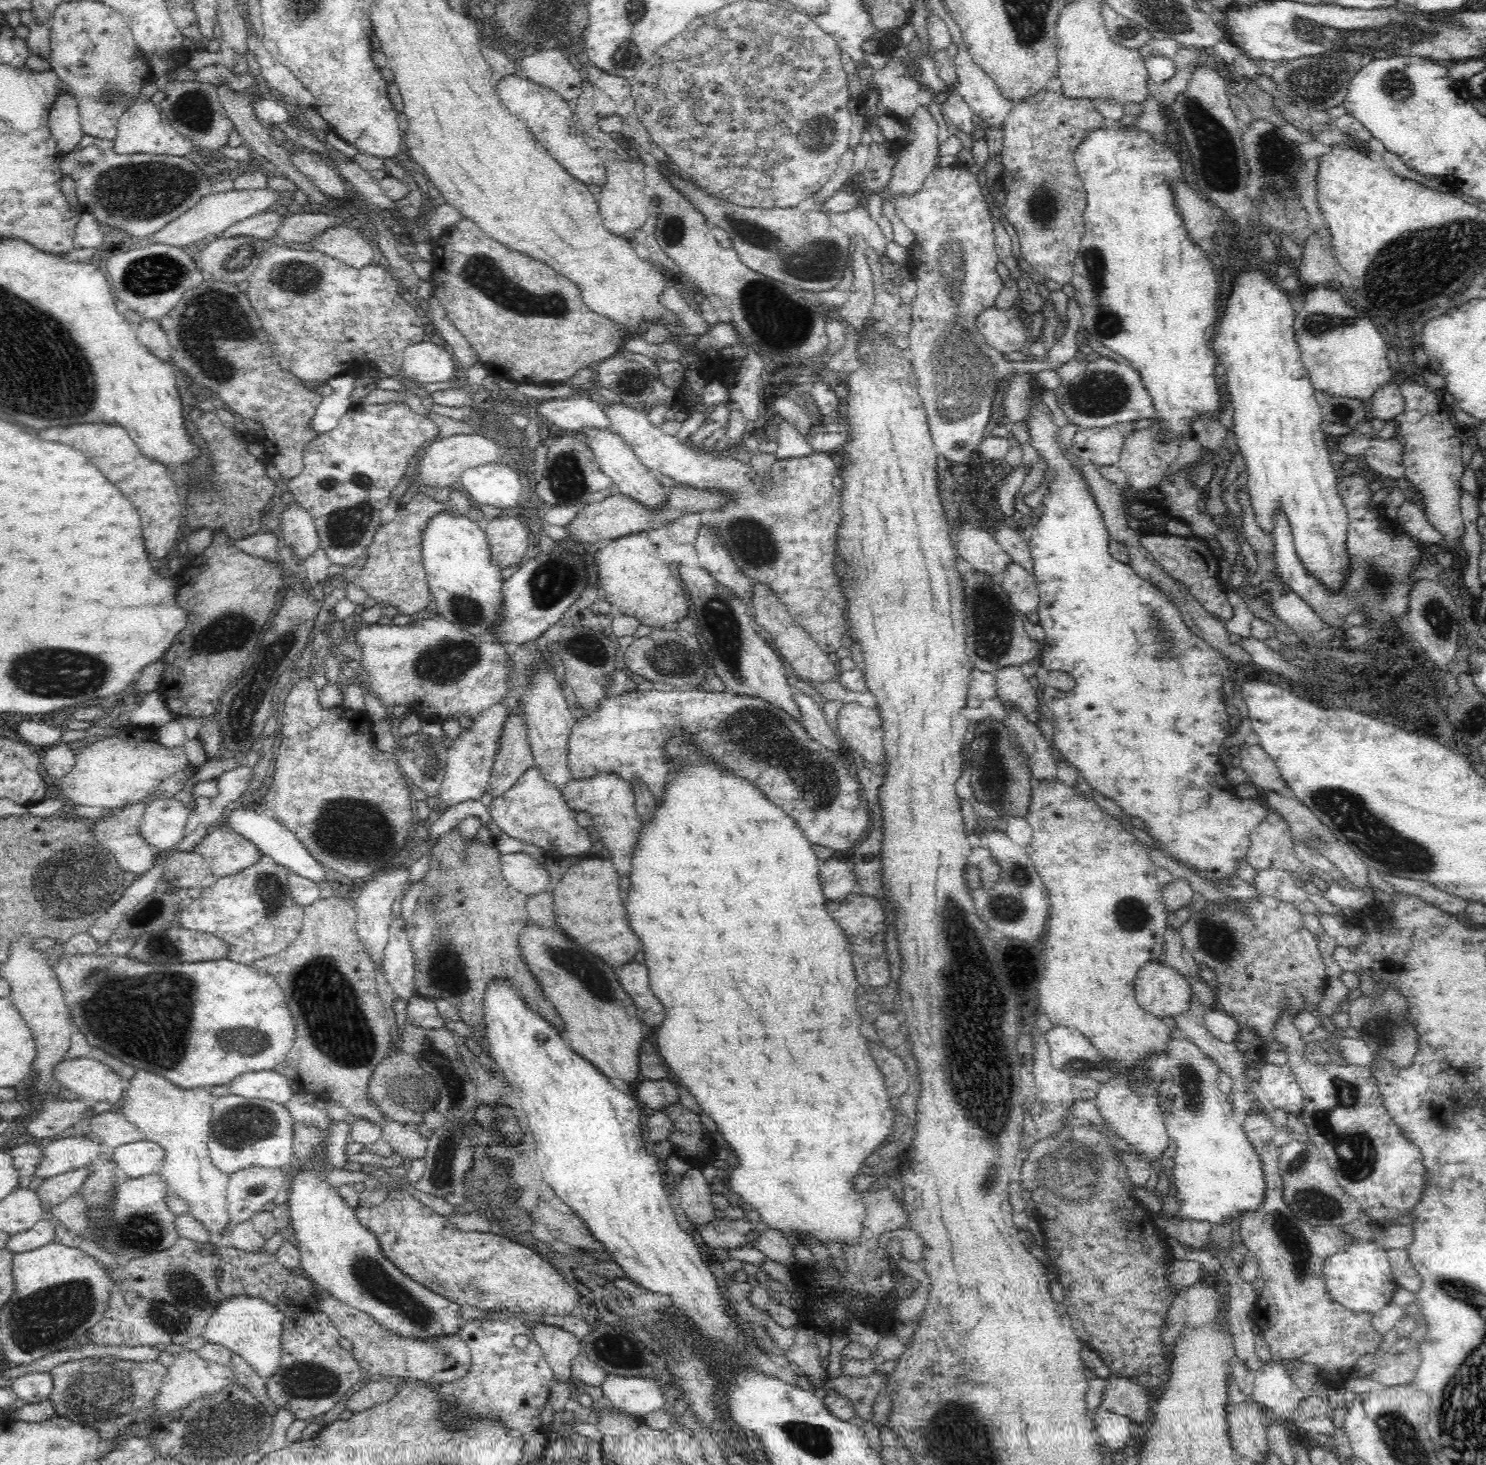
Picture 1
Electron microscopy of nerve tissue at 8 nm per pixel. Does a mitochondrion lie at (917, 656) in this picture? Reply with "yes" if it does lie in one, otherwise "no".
no

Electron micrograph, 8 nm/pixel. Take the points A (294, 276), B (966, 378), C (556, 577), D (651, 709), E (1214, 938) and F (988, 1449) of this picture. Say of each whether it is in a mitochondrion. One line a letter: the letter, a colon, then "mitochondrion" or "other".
A: mitochondrion
B: mitochondrion
C: mitochondrion
D: other
E: mitochondrion
F: mitochondrion

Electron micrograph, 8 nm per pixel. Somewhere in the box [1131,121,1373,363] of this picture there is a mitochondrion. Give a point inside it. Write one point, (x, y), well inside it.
(1318, 324)

